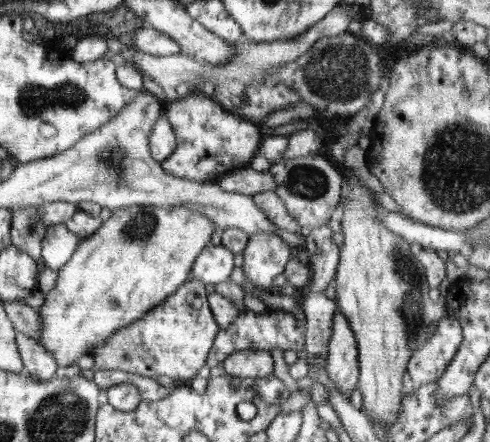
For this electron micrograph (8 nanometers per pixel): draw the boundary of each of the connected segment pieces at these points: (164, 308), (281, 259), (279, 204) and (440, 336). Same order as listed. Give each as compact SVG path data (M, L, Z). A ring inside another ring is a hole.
M189 278L185 280L167 299L164 299L162 304L155 306L150 309L142 318L135 320L132 324L122 327L117 330L110 338L107 338L106 342L103 342L98 348L95 348L89 355L94 358L94 368L92 371L97 370L123 370L124 372L132 372L132 374L139 374L140 376L150 376L156 378L158 376L170 376L173 380L178 383L179 380L186 378L194 378L194 375L206 364L210 350L212 350L212 345L214 344L214 339L220 330L217 321L212 314L211 308L209 307L209 302L207 301L205 284L194 278Z
M256 233L249 235L243 250L244 278L258 290L273 290L274 277L285 271L291 247L278 235Z
M264 191L252 195L252 200L256 202L256 206L266 214L270 219L270 223L274 223L278 229L287 230L290 233L300 234L302 227L300 227L290 215L286 205L281 201L281 198L275 191Z
M452 316L442 317L436 331L425 341L423 350L414 354L407 372L416 386L437 382L453 360L463 339L463 330Z

